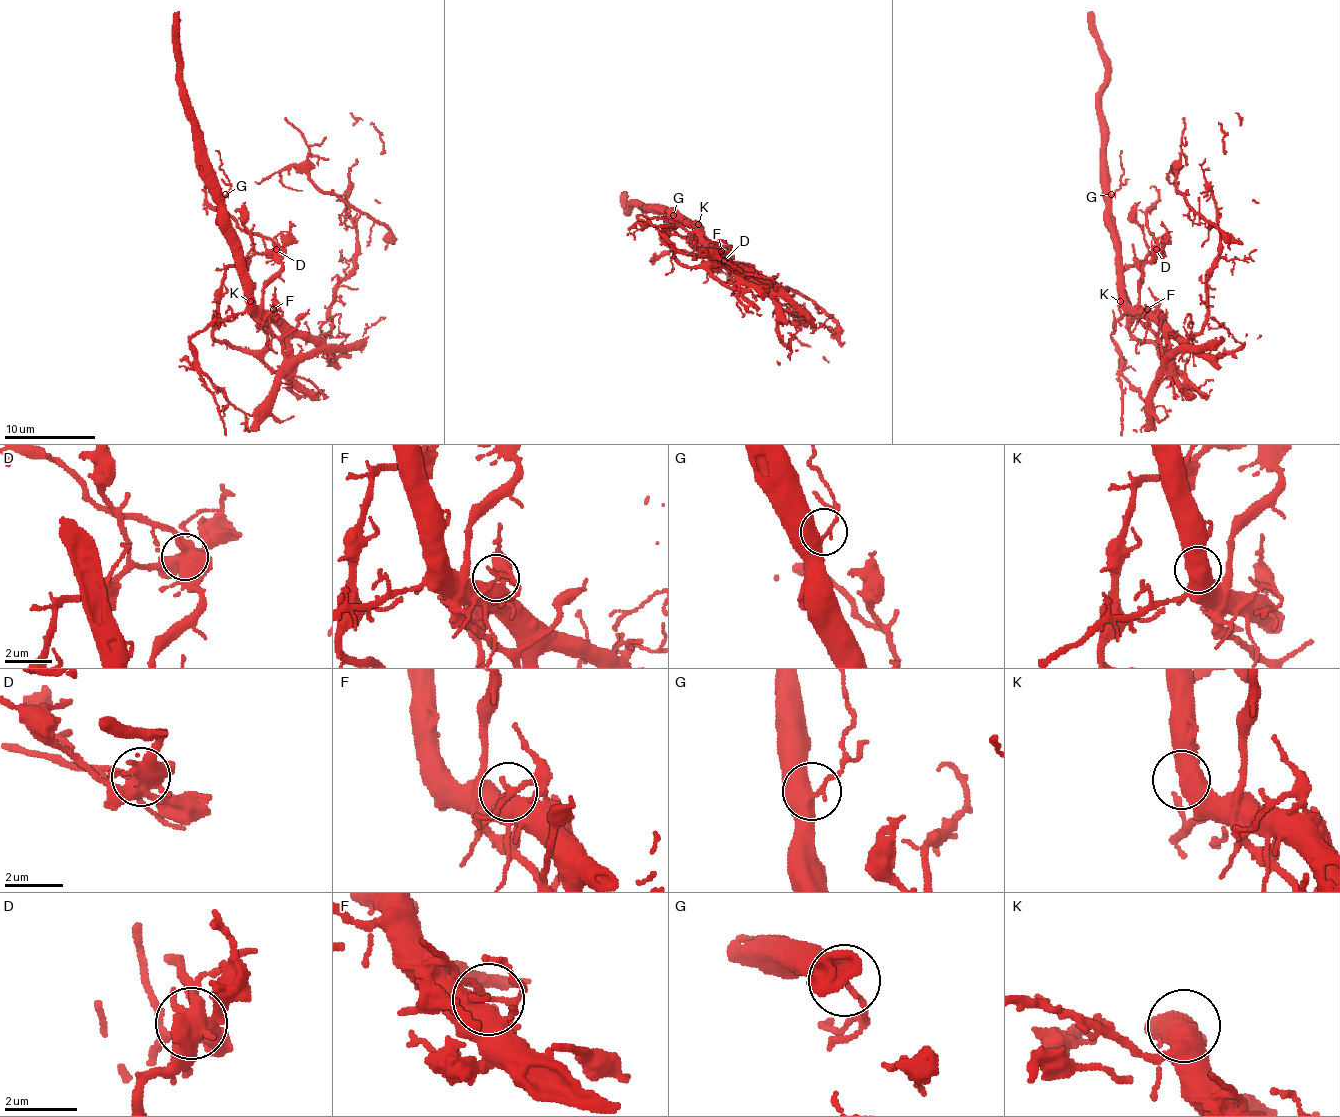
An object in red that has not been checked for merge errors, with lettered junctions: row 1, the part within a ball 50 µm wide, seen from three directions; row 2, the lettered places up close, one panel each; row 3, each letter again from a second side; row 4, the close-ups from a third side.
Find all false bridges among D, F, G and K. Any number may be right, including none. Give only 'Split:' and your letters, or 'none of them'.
Split: D, F

